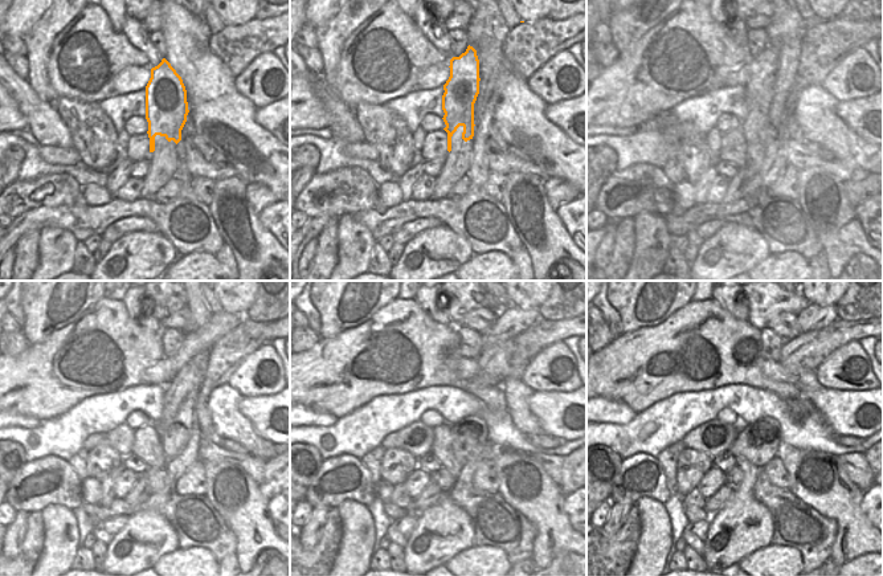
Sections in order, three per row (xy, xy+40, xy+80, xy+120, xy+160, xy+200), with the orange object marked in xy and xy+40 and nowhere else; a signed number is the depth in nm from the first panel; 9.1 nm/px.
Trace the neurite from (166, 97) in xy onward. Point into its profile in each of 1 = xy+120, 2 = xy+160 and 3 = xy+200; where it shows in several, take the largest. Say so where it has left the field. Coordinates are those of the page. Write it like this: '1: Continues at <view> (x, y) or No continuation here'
1: Continues at xy+120 (220, 323)
2: Continues at xy+160 (511, 322)
3: Continues at xy+200 (813, 317).

